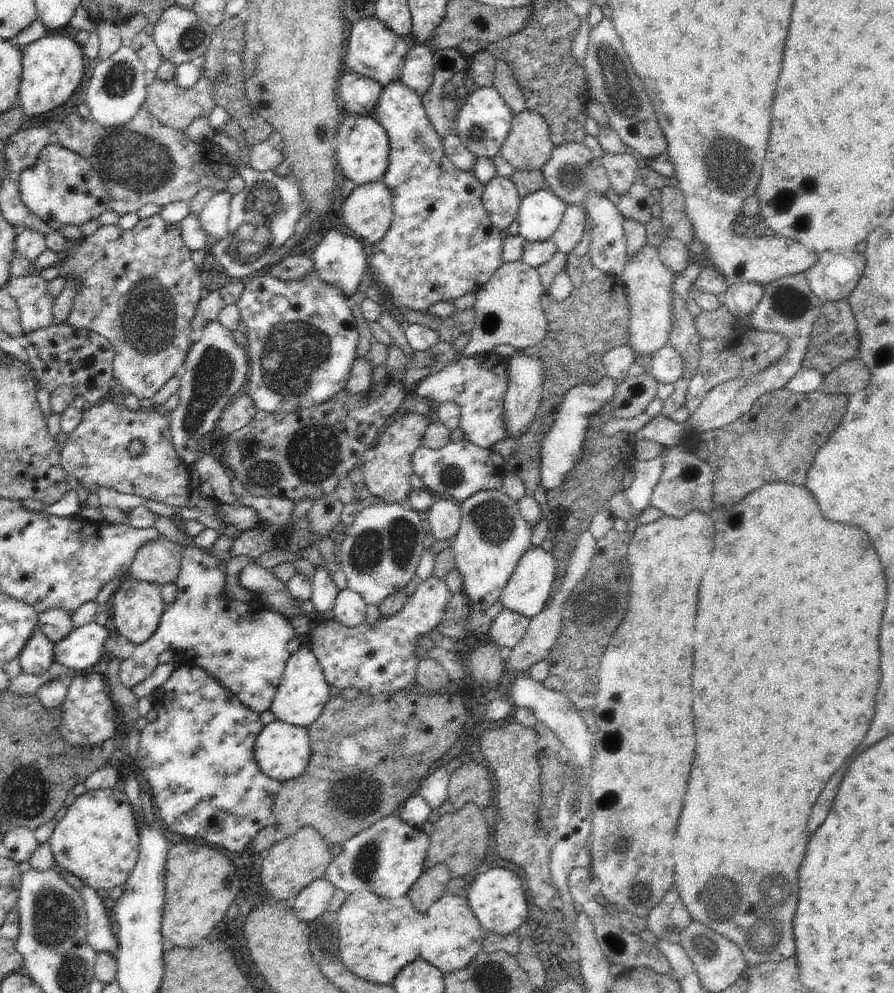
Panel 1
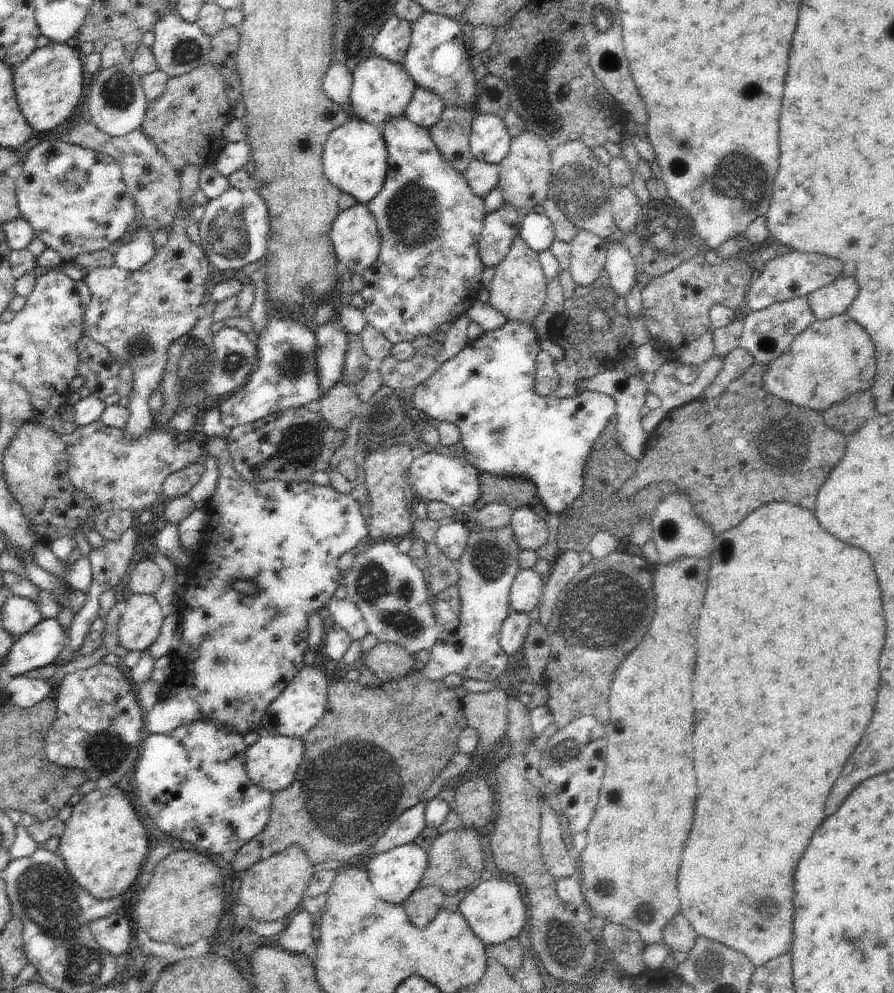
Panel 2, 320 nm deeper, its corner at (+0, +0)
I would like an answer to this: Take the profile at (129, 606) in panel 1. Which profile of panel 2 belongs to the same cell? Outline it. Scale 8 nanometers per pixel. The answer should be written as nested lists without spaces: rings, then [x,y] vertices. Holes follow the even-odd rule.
[[[132,594],[127,600],[124,607],[122,618],[119,622],[118,638],[120,644],[126,650],[141,650],[146,651],[149,646],[152,646],[158,635],[161,633],[161,626],[163,625],[166,609],[163,604],[156,600],[155,595],[136,595]]]

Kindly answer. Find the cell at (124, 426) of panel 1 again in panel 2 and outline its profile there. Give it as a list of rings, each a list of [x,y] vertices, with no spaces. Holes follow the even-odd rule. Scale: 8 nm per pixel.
[[[99,420],[78,427],[66,441],[68,478],[76,490],[95,500],[98,514],[126,509],[137,515],[162,494],[163,482],[170,474],[200,462],[209,451],[201,438],[182,441],[169,427],[150,428],[137,441],[129,441],[122,429],[103,425]]]

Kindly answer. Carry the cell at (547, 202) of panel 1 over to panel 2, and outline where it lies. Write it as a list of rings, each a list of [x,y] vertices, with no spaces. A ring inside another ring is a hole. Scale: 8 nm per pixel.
[[[524,213],[520,218],[519,235],[536,252],[548,250],[556,240],[554,225],[544,213]]]

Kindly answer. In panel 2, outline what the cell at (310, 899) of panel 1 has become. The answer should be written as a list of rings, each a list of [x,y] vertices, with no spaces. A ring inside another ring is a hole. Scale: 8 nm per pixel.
[[[299,908],[290,916],[288,923],[289,925],[277,934],[278,950],[296,954],[311,952],[315,942],[312,932],[312,915]]]

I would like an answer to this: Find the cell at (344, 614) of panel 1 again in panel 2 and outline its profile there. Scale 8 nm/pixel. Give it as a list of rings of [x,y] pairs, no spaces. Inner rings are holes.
[[[348,598],[334,600],[332,604],[329,604],[328,609],[334,623],[344,629],[352,641],[360,642],[369,633],[368,623],[354,601],[350,601]]]

